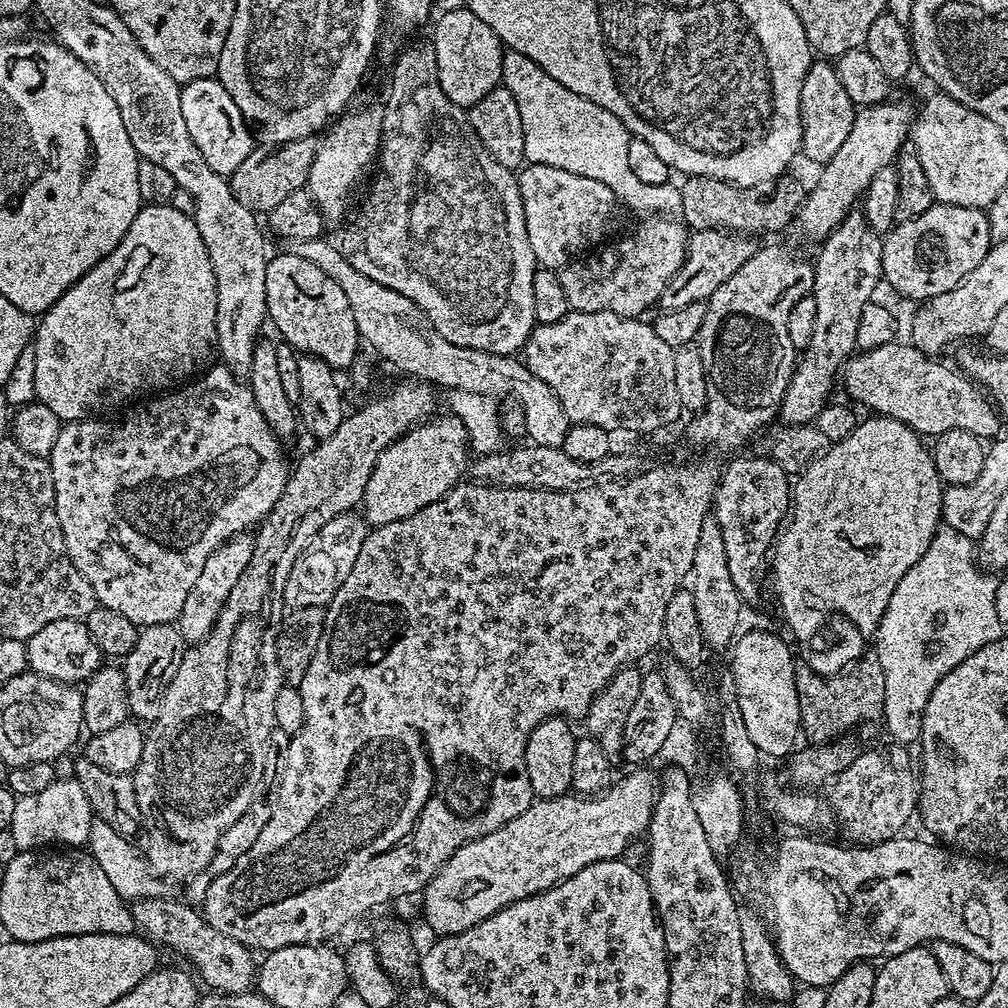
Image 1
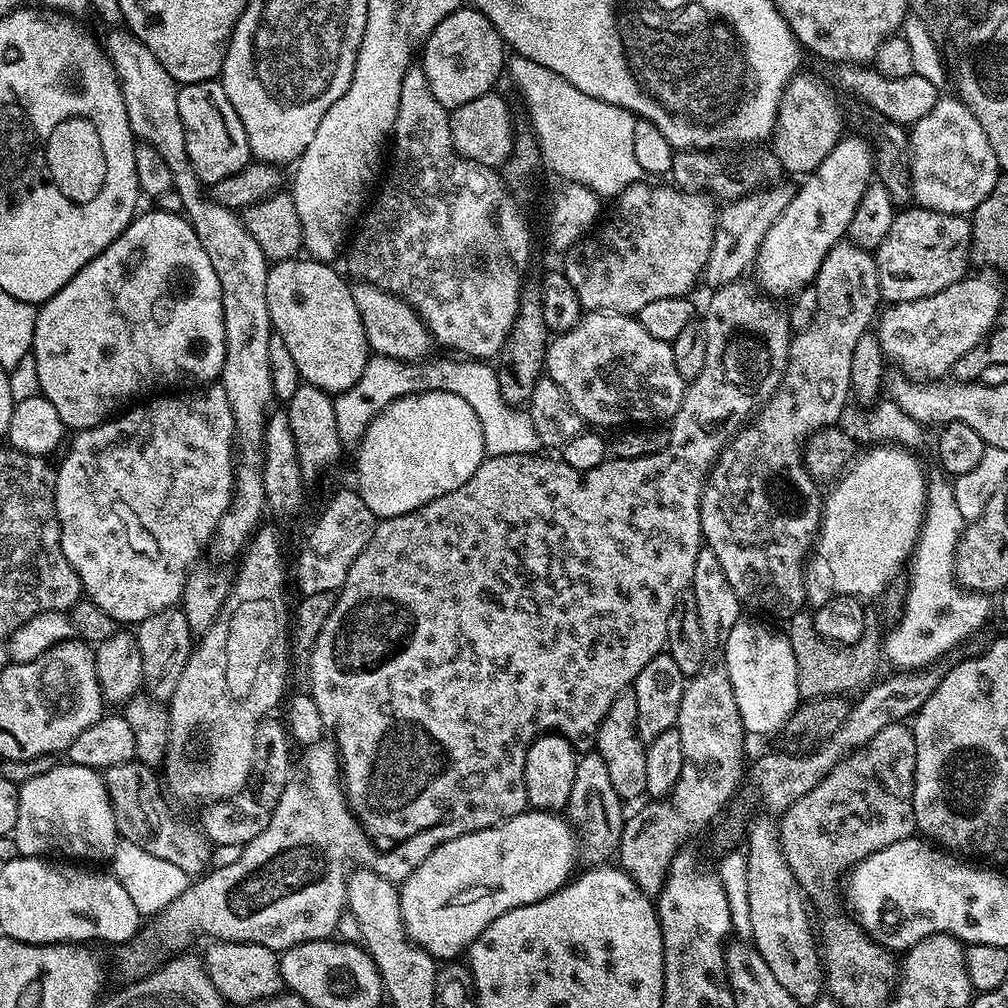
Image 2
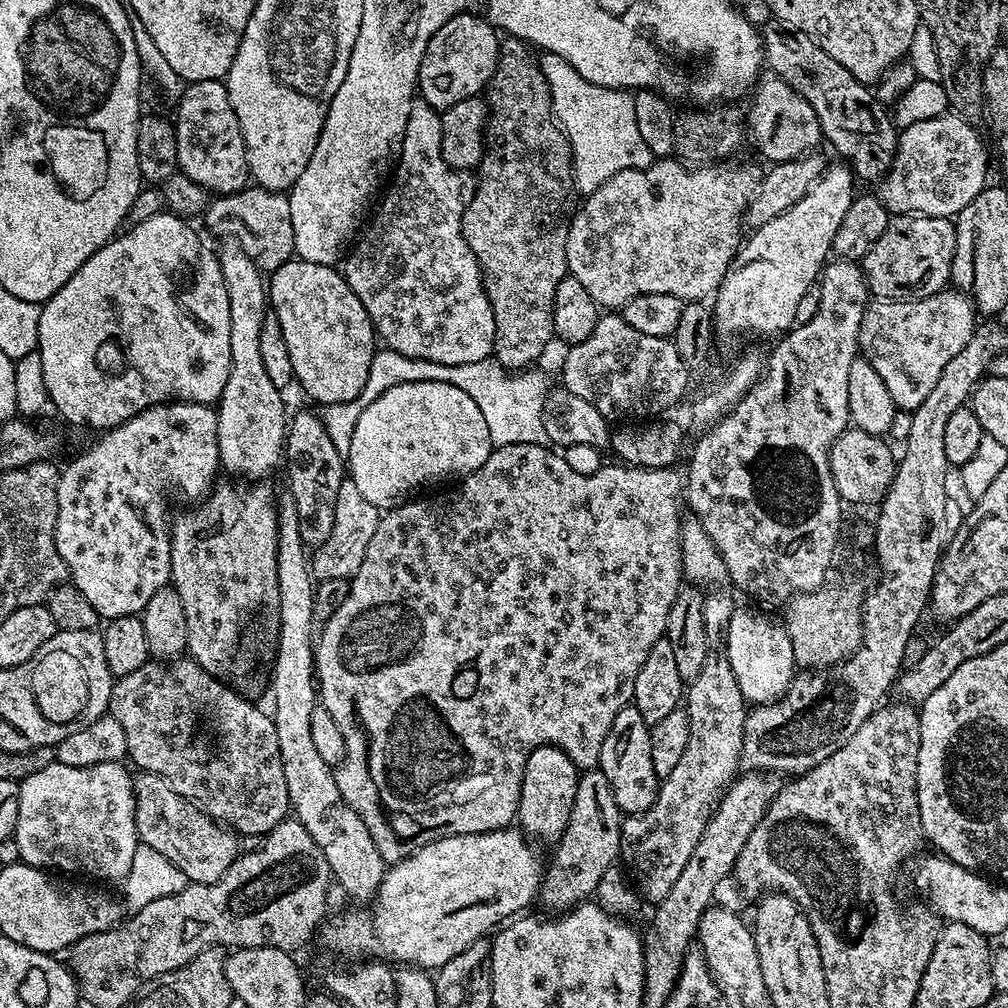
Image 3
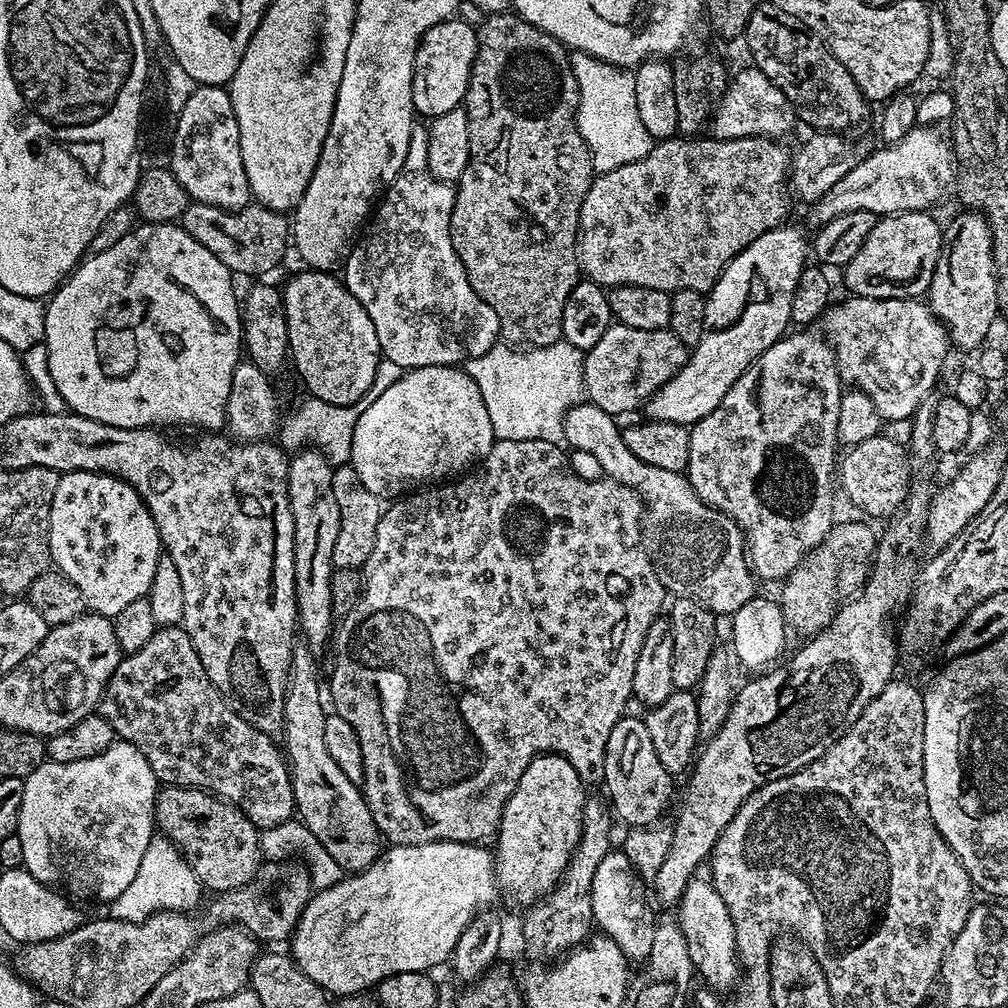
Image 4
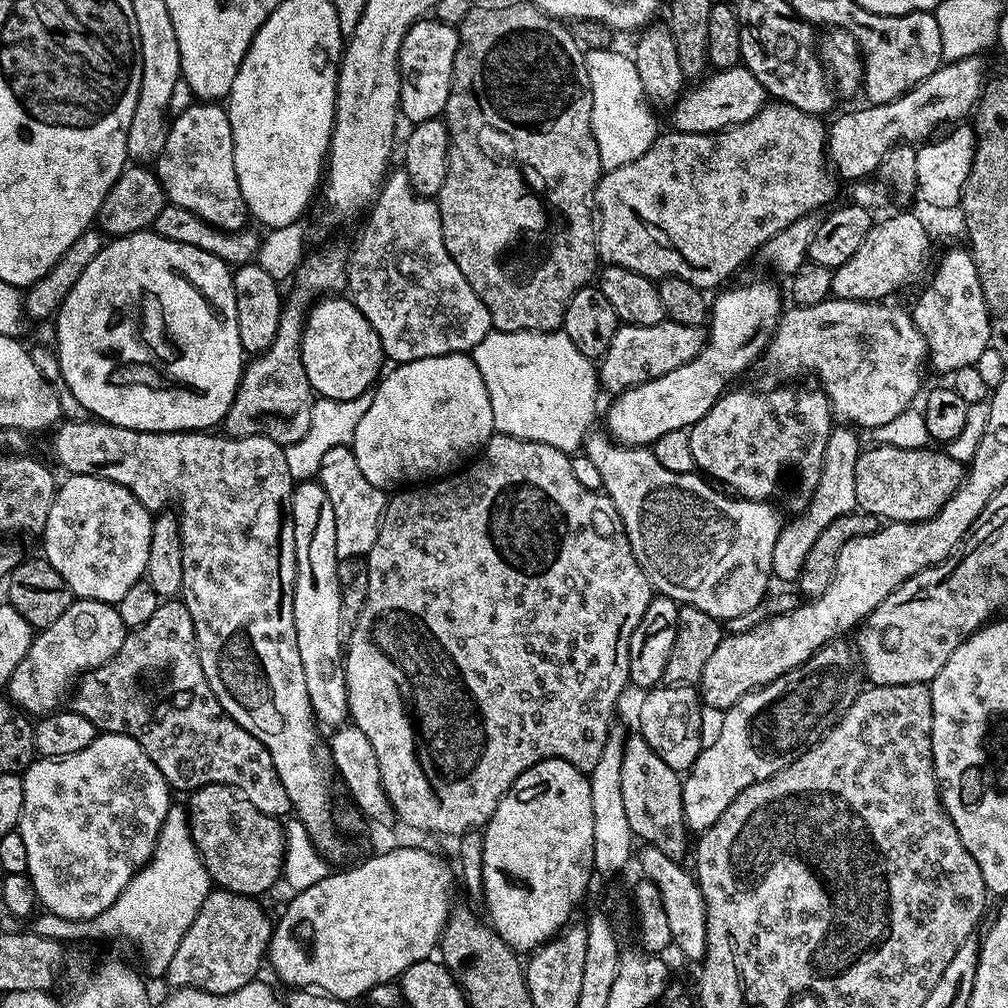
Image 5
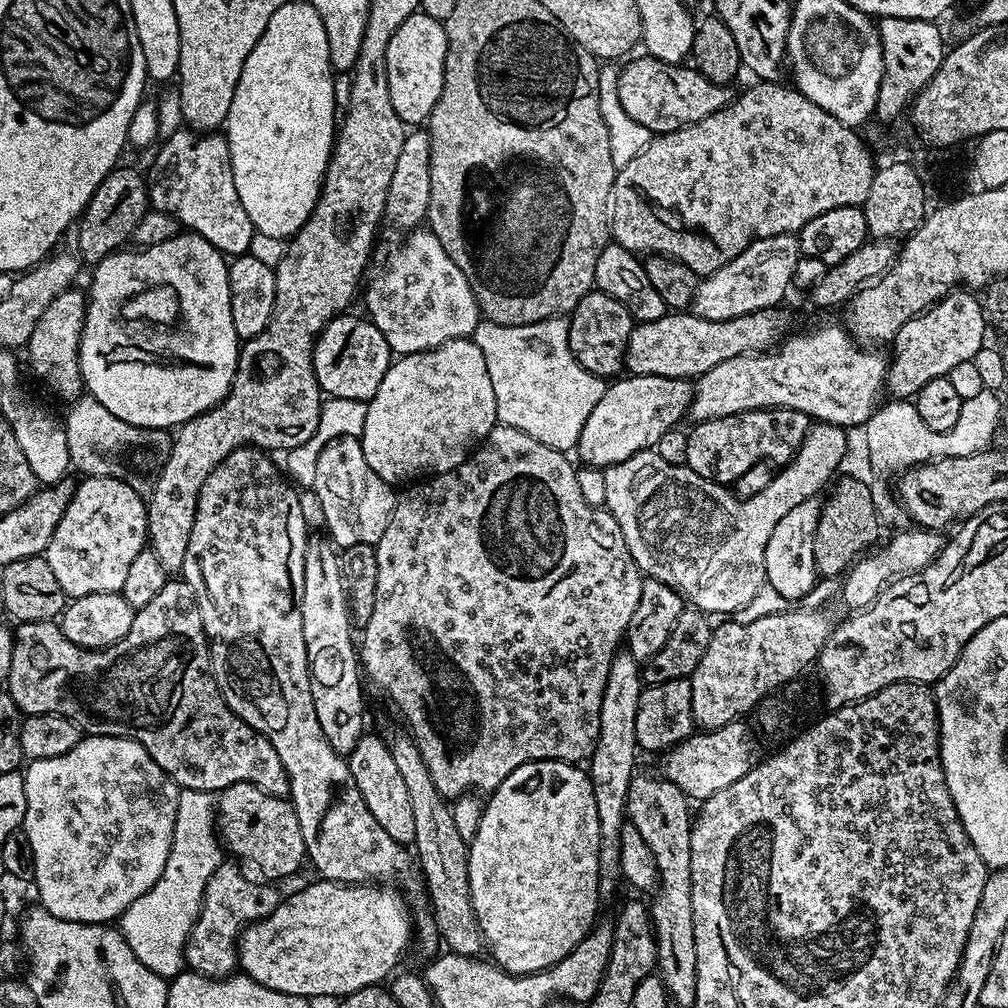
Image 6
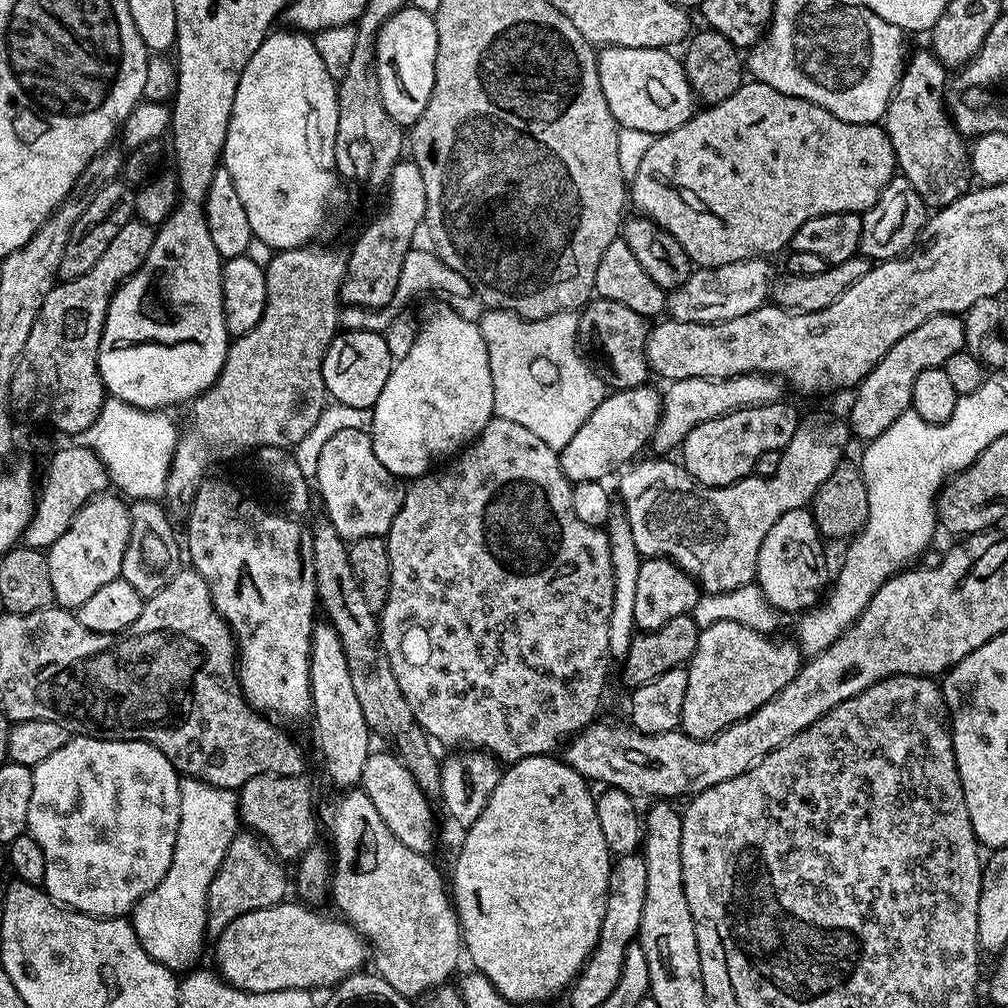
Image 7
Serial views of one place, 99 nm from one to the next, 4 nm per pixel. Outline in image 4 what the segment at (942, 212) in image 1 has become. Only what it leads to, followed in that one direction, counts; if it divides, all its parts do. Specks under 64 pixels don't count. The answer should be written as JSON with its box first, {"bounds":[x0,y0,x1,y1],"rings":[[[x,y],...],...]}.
{"bounds":[842,211,945,300],"rings":[[[931,211],[922,212],[895,212],[892,216],[879,217],[870,230],[866,242],[850,262],[844,265],[842,275],[847,290],[853,296],[862,298],[878,298],[879,300],[914,300],[923,297],[928,291],[930,282],[934,278],[934,270],[938,266],[940,251],[944,249],[945,238],[942,231],[942,224],[932,217]]]}

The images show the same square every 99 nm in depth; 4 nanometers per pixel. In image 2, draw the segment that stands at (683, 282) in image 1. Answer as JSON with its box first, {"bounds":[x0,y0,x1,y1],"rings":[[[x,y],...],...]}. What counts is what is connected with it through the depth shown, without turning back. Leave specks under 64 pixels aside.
{"bounds":[702,182,797,290],"rings":[[[772,182],[749,196],[743,196],[737,200],[725,203],[719,209],[716,222],[716,233],[712,239],[712,249],[708,255],[708,261],[704,263],[702,273],[703,283],[709,284],[709,289],[715,290],[723,284],[733,284],[735,280],[745,275],[744,271],[751,269],[756,262],[756,255],[766,238],[770,234],[770,226],[782,218],[786,206],[794,198],[797,185],[780,184],[784,182]]]}

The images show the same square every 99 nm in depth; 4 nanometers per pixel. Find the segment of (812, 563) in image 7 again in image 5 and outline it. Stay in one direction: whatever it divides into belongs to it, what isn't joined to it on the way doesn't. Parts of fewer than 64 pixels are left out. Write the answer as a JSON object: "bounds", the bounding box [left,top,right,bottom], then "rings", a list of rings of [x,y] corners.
{"bounds":[772,426,862,581],"rings":[[[836,426],[833,427],[830,438],[826,442],[826,454],[822,458],[822,474],[818,478],[818,486],[814,490],[814,494],[810,498],[810,502],[804,511],[795,517],[793,524],[785,523],[778,534],[778,542],[774,542],[774,562],[772,563],[772,575],[778,581],[792,580],[799,581],[800,571],[802,570],[802,562],[806,562],[806,554],[810,554],[810,546],[814,546],[818,534],[822,534],[822,530],[826,530],[826,526],[830,526],[832,520],[837,520],[839,516],[850,516],[857,511],[856,507],[856,491],[854,490],[854,470],[858,466],[858,458],[862,451],[862,443],[858,437],[857,429],[852,426]]]}

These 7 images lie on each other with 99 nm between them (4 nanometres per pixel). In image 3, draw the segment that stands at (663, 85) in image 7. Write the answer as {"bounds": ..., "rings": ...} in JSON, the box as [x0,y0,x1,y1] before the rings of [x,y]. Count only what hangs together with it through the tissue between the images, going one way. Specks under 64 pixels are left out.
{"bounds":[746,75,821,164],"rings":[[[765,75],[757,83],[751,100],[748,120],[746,116],[746,132],[747,135],[748,132],[752,135],[757,150],[768,159],[768,162],[781,164],[787,160],[796,160],[813,151],[817,147],[816,143],[821,143],[820,123],[818,114],[814,114],[814,106],[810,106],[810,102],[802,98],[802,94],[794,91],[779,76]]]}

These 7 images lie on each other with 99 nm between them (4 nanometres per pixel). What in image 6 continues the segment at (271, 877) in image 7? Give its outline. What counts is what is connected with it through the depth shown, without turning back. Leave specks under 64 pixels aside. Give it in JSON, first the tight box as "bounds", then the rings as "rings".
{"bounds":[184,862,282,980],"rings":[[[221,862],[218,870],[210,874],[210,882],[206,882],[204,891],[204,905],[200,907],[192,933],[184,943],[185,965],[212,980],[222,980],[237,971],[240,933],[249,924],[266,919],[282,899],[281,893],[276,893],[271,883],[253,878],[239,863],[231,863]]]}

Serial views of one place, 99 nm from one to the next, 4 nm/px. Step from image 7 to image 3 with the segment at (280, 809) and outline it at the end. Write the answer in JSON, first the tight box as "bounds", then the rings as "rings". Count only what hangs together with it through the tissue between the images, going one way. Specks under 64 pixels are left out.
{"bounds":[132,771,238,882],"rings":[[[137,771],[132,782],[132,795],[136,798],[136,835],[139,843],[158,850],[162,858],[170,858],[170,862],[182,870],[189,882],[218,882],[238,858],[237,833],[217,820],[211,820],[197,804],[176,793],[158,774]]]}

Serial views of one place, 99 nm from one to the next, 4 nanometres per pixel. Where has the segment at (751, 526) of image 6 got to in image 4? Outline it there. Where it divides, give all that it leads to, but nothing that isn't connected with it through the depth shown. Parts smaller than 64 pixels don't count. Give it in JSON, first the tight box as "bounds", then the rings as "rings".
{"bounds":[564,402,758,614],"rings":[[[581,402],[575,404],[564,415],[564,444],[572,450],[586,450],[586,454],[594,454],[594,459],[601,464],[605,477],[614,482],[618,482],[622,486],[627,488],[633,488],[633,490],[639,494],[640,501],[644,504],[644,511],[646,513],[646,547],[652,557],[652,565],[654,570],[658,574],[658,578],[662,582],[665,593],[671,594],[673,597],[677,596],[689,596],[692,600],[697,600],[699,604],[705,604],[707,608],[717,614],[731,614],[736,612],[742,606],[746,606],[746,602],[750,602],[753,596],[757,595],[758,585],[757,577],[754,575],[749,562],[748,553],[746,551],[746,541],[744,534],[740,530],[740,525],[736,524],[726,513],[719,512],[716,508],[711,508],[706,502],[702,502],[702,498],[698,498],[698,494],[690,486],[687,475],[681,473],[671,473],[669,470],[658,469],[656,466],[650,466],[647,462],[642,462],[640,458],[636,458],[634,454],[626,446],[626,442],[623,441],[623,434],[621,425],[611,416],[603,412],[598,406],[594,406],[591,402]]]}

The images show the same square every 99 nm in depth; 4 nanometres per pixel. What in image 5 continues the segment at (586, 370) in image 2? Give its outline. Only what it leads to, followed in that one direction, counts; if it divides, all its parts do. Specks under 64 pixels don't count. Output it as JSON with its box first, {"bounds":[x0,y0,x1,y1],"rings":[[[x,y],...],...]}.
{"bounds":[599,318,706,394],"rings":[[[667,318],[654,326],[624,324],[617,328],[614,338],[610,338],[610,346],[599,357],[599,387],[611,394],[619,394],[627,388],[662,378],[662,374],[670,374],[670,370],[678,370],[678,366],[695,360],[705,343],[706,332],[703,327],[682,326]]]}

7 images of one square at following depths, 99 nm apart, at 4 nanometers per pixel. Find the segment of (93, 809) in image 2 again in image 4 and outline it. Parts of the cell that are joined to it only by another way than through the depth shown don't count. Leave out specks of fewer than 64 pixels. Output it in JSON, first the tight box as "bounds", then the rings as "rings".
{"bounds":[16,739,158,902],"rings":[[[117,739],[94,758],[78,762],[48,760],[38,770],[24,777],[22,810],[18,814],[16,835],[22,838],[24,868],[38,882],[67,894],[73,901],[104,900],[111,902],[134,882],[142,854],[154,838],[158,781],[146,754],[130,742]]]}

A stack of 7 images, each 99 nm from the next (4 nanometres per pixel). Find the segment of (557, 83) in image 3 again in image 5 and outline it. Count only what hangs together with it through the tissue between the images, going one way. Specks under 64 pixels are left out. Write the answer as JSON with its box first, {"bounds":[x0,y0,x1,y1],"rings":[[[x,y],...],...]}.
{"bounds":[584,46,656,172],"rings":[[[612,46],[588,48],[584,53],[586,74],[590,78],[592,109],[590,126],[594,142],[598,146],[600,167],[604,172],[642,158],[656,140],[656,116],[651,112],[649,101],[642,90],[642,78],[638,78],[638,66],[631,55],[615,52]]]}

